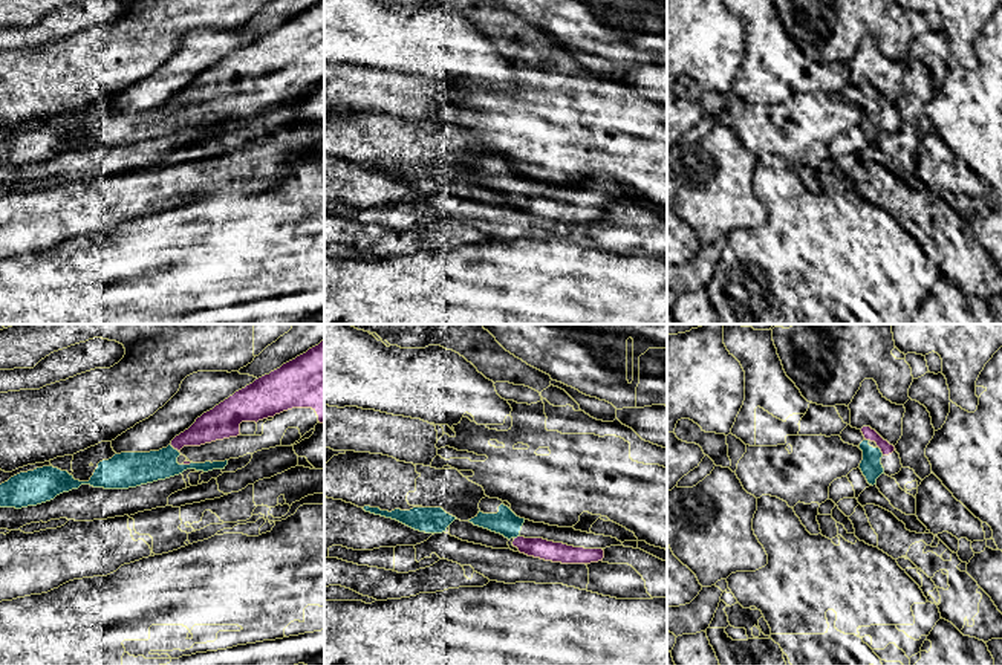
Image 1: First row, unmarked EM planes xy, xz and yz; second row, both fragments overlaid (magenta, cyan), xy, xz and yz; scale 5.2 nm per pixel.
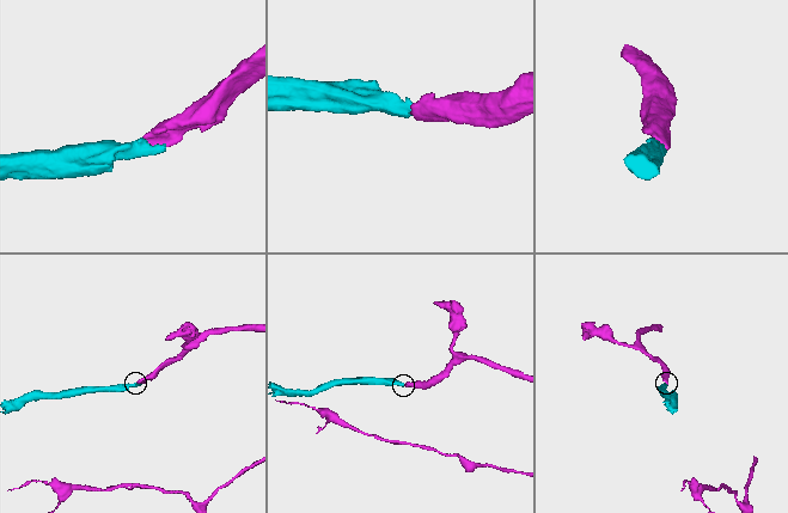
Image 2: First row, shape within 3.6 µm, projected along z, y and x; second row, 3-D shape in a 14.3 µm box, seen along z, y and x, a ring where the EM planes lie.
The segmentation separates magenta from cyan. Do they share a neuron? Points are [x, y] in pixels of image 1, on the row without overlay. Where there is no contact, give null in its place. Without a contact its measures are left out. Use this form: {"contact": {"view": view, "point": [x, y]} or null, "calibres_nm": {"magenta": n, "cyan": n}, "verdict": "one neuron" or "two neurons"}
{"contact": {"view": "xy", "point": [176, 106]}, "calibres_nm": {"magenta": 160, "cyan": 180}, "verdict": "one neuron"}

